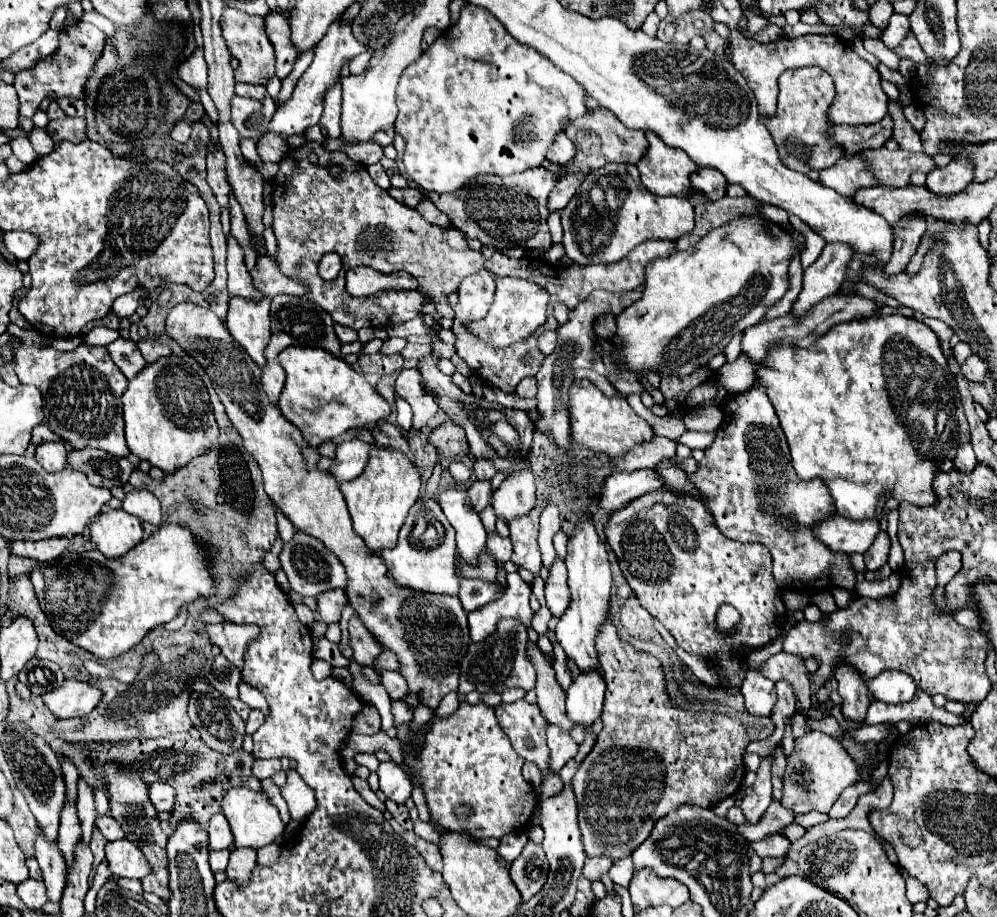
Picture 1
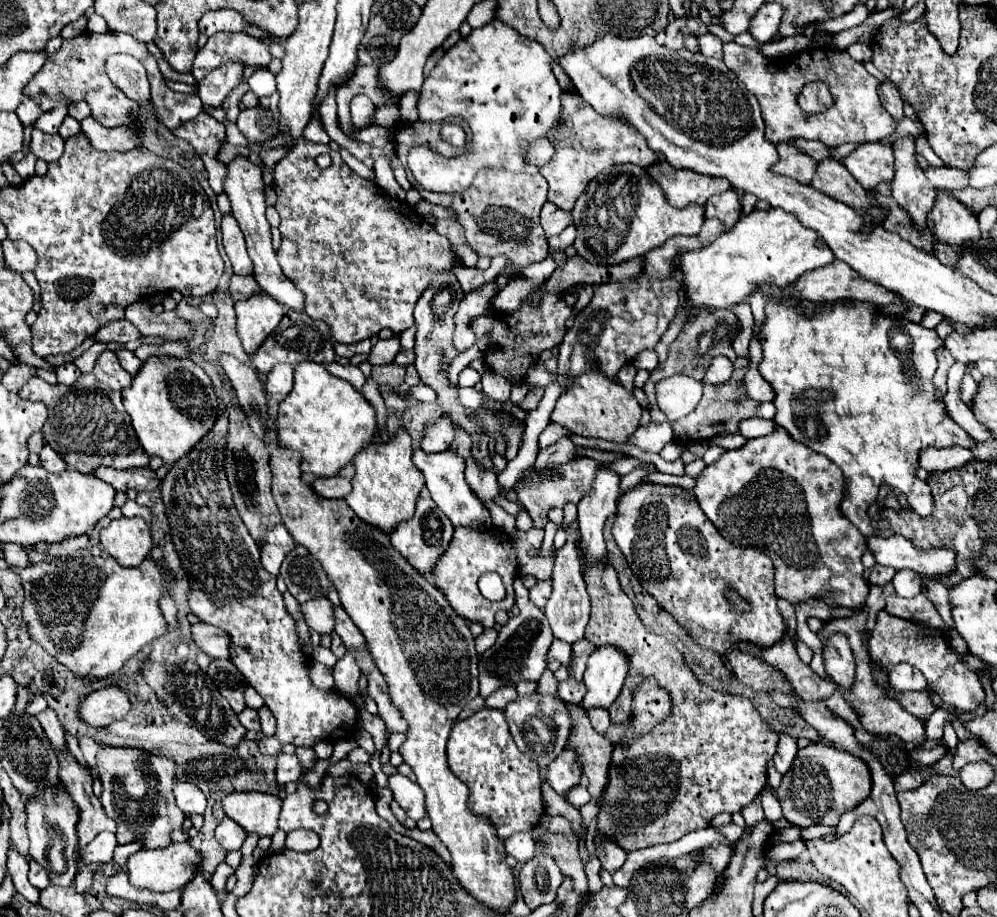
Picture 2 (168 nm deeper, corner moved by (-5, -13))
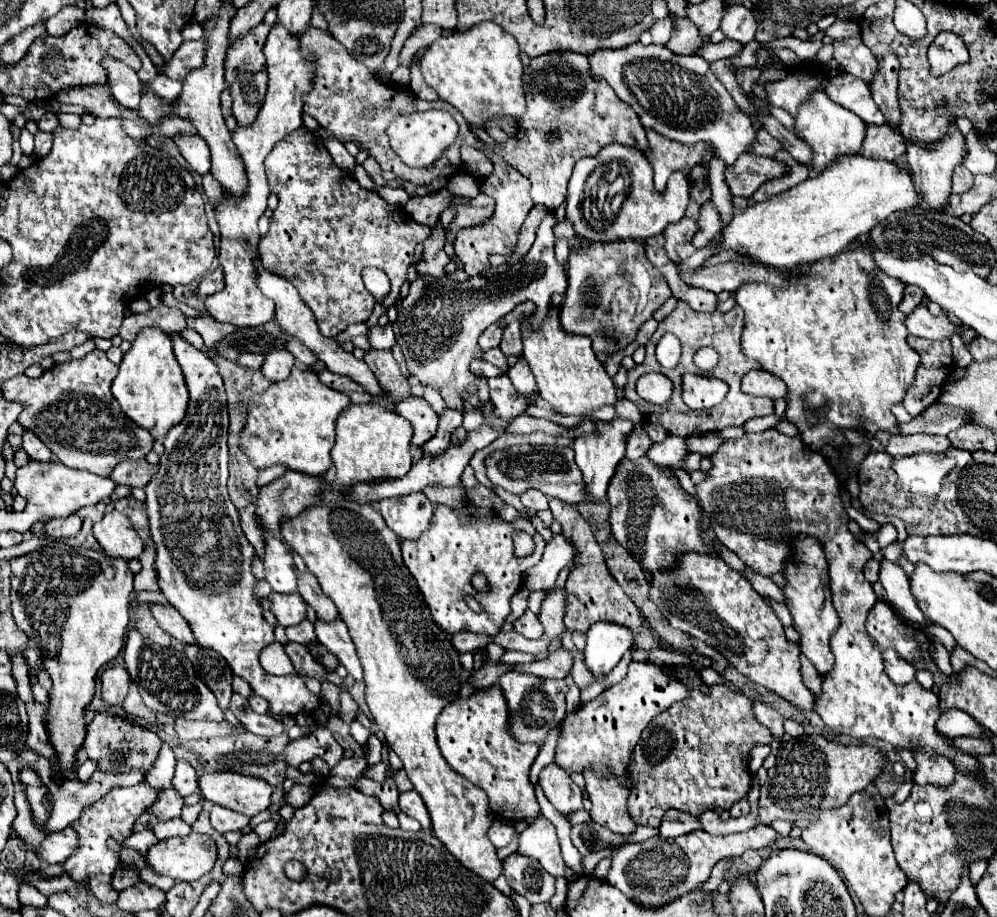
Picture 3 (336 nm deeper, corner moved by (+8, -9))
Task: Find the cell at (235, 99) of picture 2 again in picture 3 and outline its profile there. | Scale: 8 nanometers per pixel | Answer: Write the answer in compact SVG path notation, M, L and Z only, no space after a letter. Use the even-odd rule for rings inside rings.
M259 23L259 27L251 29L247 33L247 37L241 37L239 41L235 41L235 45L227 51L227 59L225 59L225 83L231 85L241 73L259 73L261 69L265 69L265 61L263 61L263 41L269 33L269 25Z

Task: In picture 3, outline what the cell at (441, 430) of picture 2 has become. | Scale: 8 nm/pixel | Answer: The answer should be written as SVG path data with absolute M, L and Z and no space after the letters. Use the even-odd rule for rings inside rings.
M409 397L397 405L397 413L413 425L411 445L419 447L437 433L439 417L423 397Z

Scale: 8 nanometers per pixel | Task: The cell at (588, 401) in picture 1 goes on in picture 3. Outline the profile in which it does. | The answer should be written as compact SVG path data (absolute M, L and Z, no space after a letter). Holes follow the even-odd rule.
M549 307L545 323L537 329L529 329L529 317L521 317L523 333L523 355L529 361L529 367L537 379L539 395L551 405L559 415L585 415L597 411L605 405L617 403L617 389L613 379L605 373L605 367L599 363L591 349L589 337L569 337L559 329L559 309Z

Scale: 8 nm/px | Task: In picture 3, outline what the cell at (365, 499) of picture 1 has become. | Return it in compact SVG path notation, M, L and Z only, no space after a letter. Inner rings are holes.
M379 403L351 405L337 419L337 441L331 449L333 465L337 469L335 489L349 489L355 483L371 483L379 479L399 479L409 473L413 429L395 411L387 411Z

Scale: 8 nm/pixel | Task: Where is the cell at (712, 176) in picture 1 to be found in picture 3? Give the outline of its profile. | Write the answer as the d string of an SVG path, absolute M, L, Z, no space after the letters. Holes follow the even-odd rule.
M707 201L707 203L701 205L701 215L699 215L697 225L699 225L699 229L697 229L697 233L693 235L693 241L691 241L691 243L693 243L697 249L701 249L701 247L705 247L707 243L711 243L711 241L719 235L721 227L723 227L721 217L719 217L719 213L717 213L717 209L715 209L715 205L713 205L711 201Z

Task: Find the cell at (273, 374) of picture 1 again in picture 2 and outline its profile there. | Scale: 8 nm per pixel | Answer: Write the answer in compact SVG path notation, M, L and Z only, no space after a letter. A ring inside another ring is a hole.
M276 365L266 377L266 393L272 401L282 401L294 385L294 365Z

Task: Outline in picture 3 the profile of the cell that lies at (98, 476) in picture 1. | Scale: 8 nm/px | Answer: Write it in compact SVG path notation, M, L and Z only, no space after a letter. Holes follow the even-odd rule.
M145 459L133 461L121 461L113 471L111 471L111 479L117 485L125 485L125 487L145 487L149 483L149 479L157 473L157 465L149 465Z

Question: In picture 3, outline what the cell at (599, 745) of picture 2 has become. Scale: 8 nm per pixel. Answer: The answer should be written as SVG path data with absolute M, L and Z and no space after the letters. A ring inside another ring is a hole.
M591 769L583 771L585 777L585 791L589 801L593 803L591 807L591 819L607 829L611 829L613 833L633 833L635 823L631 821L629 813L627 813L627 795L629 789L623 787L617 777L601 777L597 773L593 773Z

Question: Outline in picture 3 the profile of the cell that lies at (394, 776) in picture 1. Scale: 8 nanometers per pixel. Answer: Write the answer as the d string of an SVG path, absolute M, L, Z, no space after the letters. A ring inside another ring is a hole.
M415 789L399 795L399 807L405 815L417 819L423 829L431 829L431 819L427 817L427 807L423 805L423 799L419 797L419 793Z

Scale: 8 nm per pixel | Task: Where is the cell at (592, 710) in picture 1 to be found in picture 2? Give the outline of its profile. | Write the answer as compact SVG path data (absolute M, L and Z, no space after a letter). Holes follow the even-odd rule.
M612 645L598 647L588 657L588 667L584 671L584 683L588 693L582 701L584 709L590 707L610 707L612 701L620 695L624 677L628 675L628 657Z

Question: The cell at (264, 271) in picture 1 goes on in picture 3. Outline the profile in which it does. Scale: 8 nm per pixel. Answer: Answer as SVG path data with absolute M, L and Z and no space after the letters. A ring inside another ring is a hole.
M217 269L217 271L207 273L207 275L201 279L201 283L199 283L197 291L199 291L201 295L211 295L211 293L215 293L215 291L221 291L223 287L225 287L223 273Z

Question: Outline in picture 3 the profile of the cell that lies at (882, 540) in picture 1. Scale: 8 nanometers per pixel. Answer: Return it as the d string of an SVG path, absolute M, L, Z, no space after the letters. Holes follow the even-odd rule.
M869 559L869 561L865 563L863 573L865 573L865 579L867 579L869 583L875 583L875 581L879 579L879 559Z

